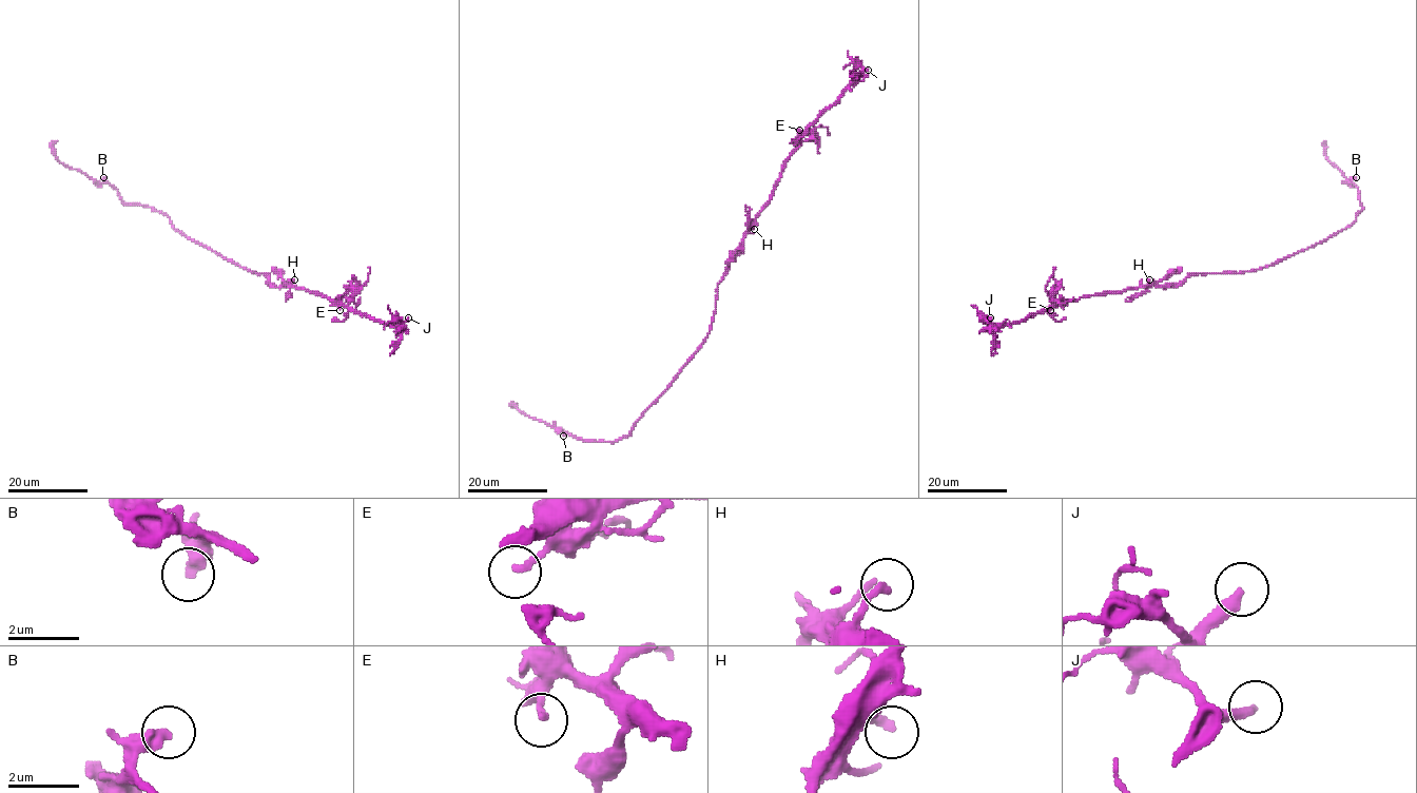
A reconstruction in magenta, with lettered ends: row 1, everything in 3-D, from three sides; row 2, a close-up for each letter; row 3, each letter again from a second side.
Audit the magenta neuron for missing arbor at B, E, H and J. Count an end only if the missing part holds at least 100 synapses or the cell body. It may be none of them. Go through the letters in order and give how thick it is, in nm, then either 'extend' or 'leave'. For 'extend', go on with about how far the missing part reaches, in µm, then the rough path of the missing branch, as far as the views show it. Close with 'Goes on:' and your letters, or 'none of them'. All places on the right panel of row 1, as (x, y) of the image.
B: calibre 440 nm; leave
E: calibre 170 nm; leave
H: calibre 240 nm; leave
J: calibre 320 nm; leave
Goes on: none of them

